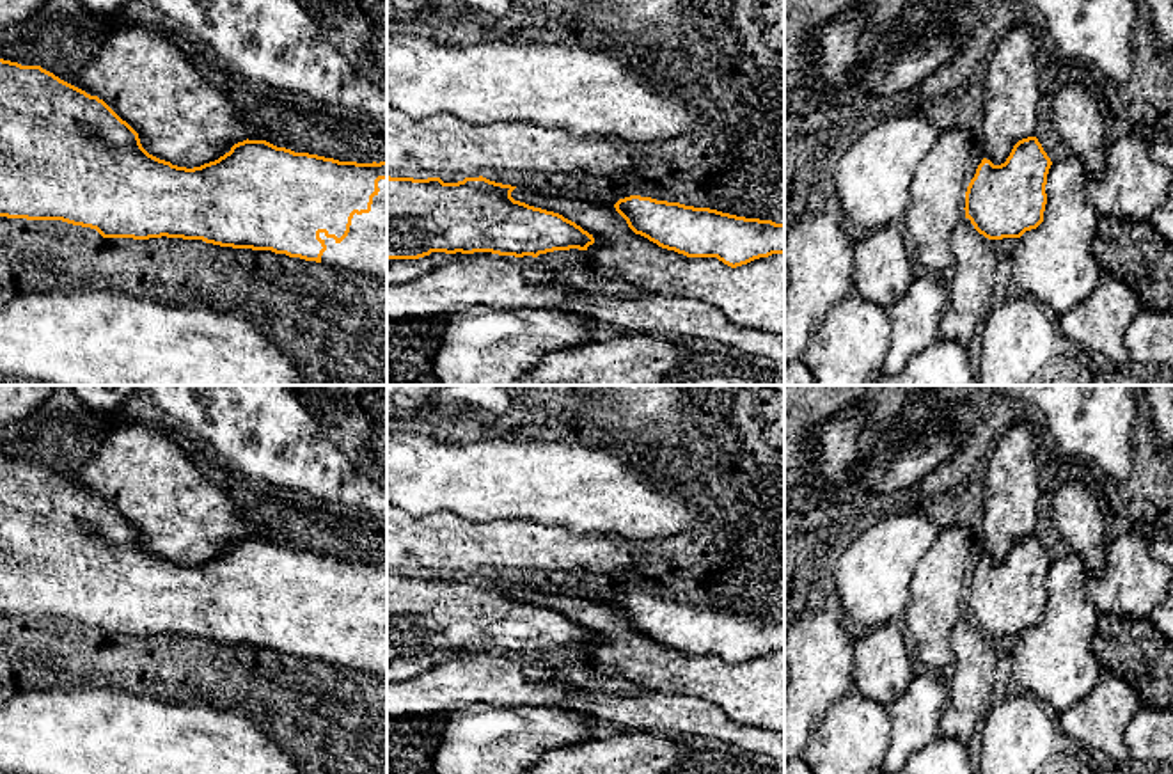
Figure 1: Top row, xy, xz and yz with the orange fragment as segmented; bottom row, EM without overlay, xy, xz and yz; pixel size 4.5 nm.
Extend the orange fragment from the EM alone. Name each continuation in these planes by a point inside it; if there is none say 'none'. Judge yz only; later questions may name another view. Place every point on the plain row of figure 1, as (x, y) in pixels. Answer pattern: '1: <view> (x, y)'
none

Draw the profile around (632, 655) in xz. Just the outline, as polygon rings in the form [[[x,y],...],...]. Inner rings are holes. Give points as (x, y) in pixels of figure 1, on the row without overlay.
[[[516,584],[511,595],[529,604],[559,611],[580,623],[594,636],[594,641],[586,650],[602,664],[610,666],[619,676],[642,689],[701,698],[717,705],[738,723],[784,733],[784,652],[772,652],[731,666],[717,655],[687,655],[658,644],[648,636],[635,632],[614,604],[579,598],[550,584]]]

